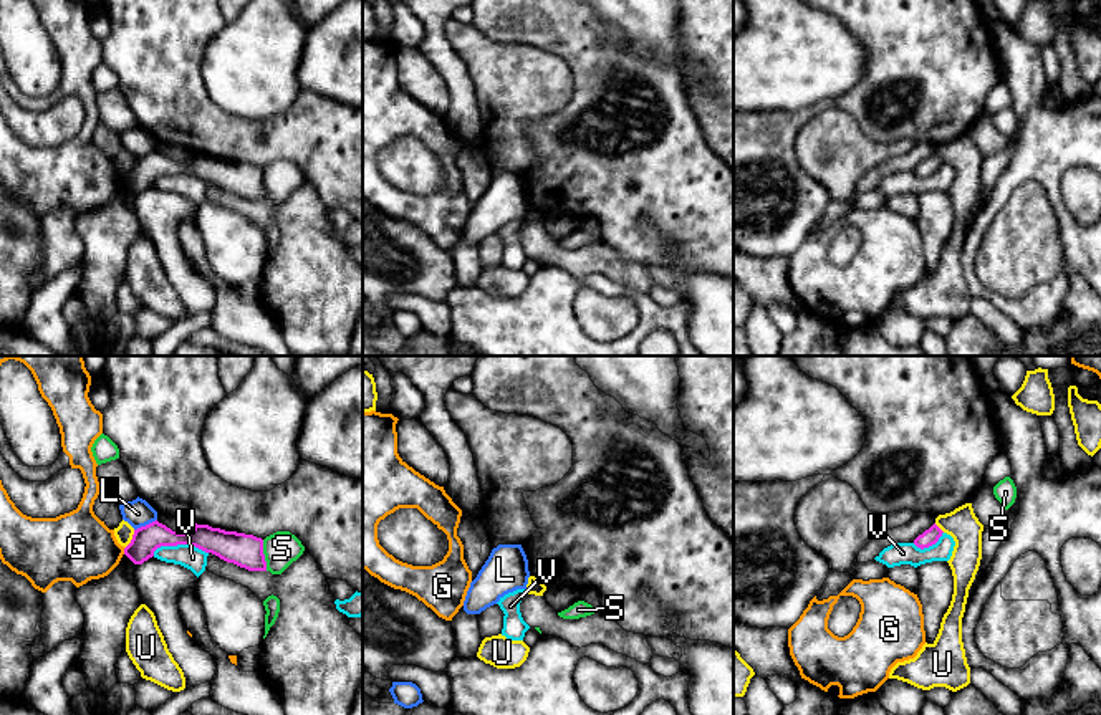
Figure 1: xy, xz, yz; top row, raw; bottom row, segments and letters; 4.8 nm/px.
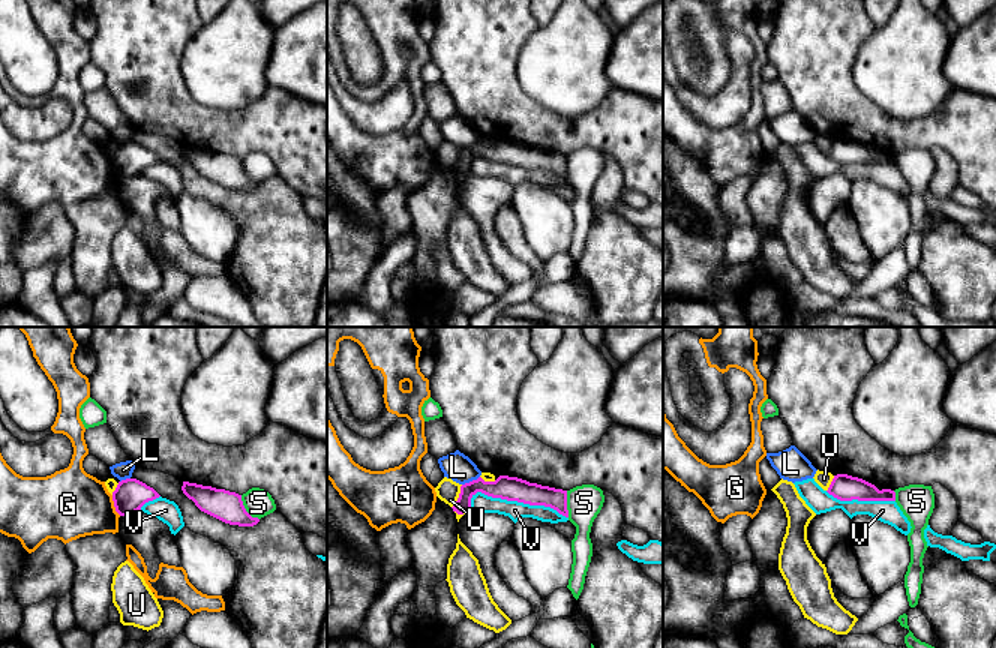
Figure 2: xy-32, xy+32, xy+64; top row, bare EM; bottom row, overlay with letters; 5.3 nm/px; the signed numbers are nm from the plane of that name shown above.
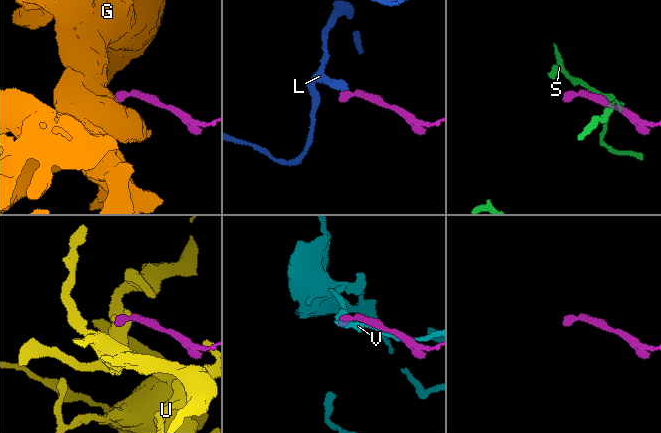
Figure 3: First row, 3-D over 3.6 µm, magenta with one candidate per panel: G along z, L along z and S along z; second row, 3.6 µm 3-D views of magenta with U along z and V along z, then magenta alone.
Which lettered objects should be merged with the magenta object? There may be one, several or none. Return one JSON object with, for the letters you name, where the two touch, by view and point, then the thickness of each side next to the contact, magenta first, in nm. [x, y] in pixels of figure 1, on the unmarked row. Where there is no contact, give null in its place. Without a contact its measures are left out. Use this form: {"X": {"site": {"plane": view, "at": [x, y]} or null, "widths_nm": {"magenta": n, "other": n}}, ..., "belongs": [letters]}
{"belongs": []}

